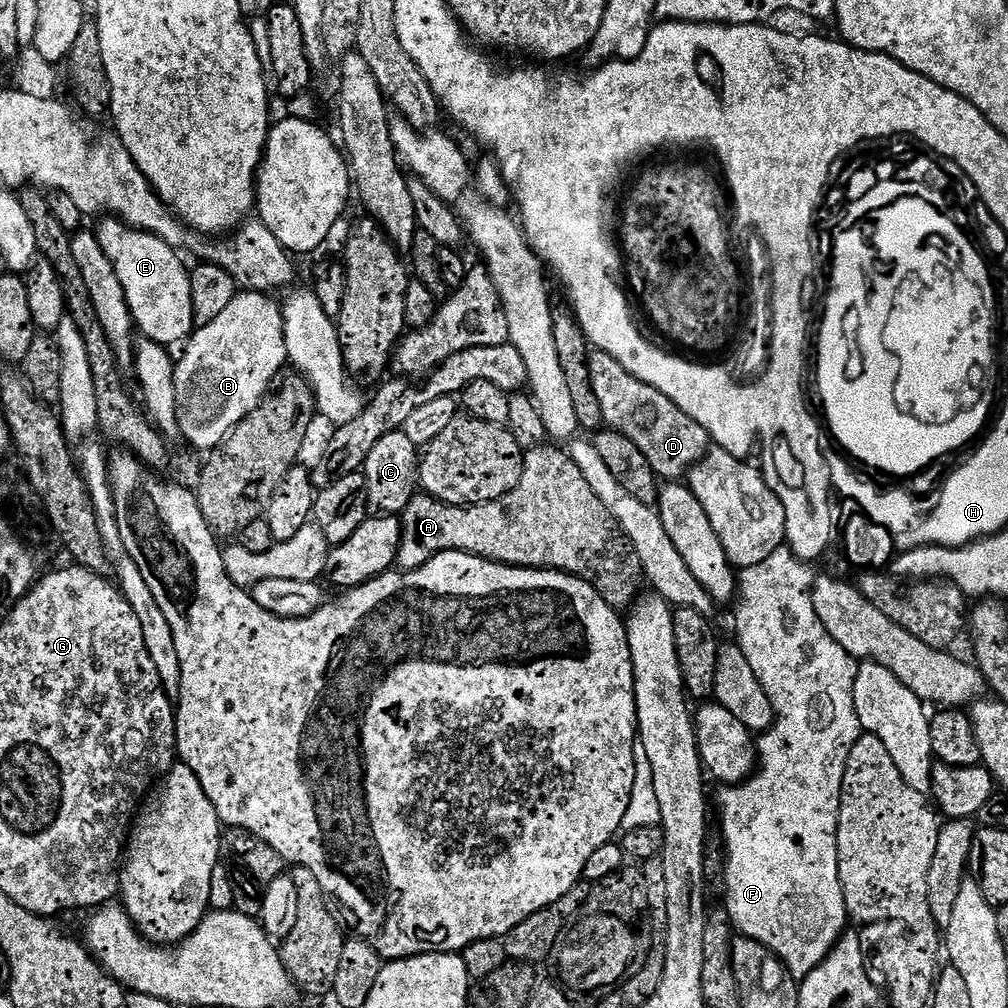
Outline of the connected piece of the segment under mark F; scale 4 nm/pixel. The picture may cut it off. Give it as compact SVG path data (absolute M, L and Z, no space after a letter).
M783 547L774 554L770 554L766 562L758 562L758 566L750 566L739 573L738 601L740 600L740 605L736 608L734 640L739 644L742 654L746 654L746 662L750 662L750 670L754 670L762 690L766 690L772 709L776 712L776 719L772 727L759 733L756 744L758 763L752 775L743 783L720 788L720 828L724 831L724 852L728 855L728 865L724 868L724 880L728 883L728 904L726 903L728 919L732 921L739 935L741 932L742 935L757 940L757 945L771 950L773 957L782 964L784 960L783 967L797 982L809 976L828 957L833 946L839 942L842 933L847 929L844 927L849 927L850 924L838 870L838 822L840 821L842 778L846 774L846 762L850 758L850 750L854 750L854 746L860 741L862 735L858 710L854 706L854 678L858 664L849 652L842 650L842 646L834 642L834 638L830 638L826 626L822 626L812 601L814 572L808 568L811 567L805 561L796 557L787 547Z

